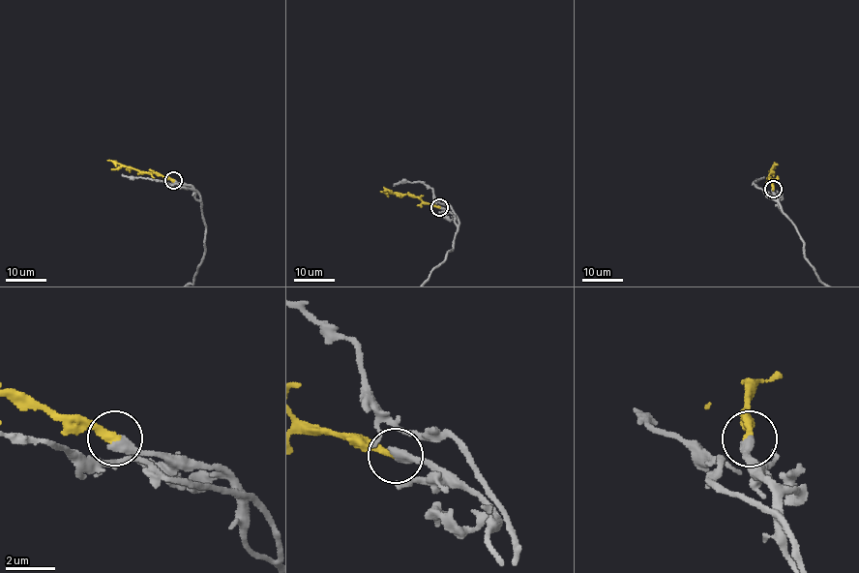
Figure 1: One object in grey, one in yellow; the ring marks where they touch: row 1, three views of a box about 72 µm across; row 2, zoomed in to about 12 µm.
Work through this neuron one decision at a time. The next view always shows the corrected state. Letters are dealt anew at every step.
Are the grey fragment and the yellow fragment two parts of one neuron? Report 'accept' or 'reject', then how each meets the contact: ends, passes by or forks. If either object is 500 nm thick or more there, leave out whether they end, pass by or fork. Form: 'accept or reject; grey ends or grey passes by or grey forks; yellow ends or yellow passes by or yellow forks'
accept; grey passes by; yellow ends

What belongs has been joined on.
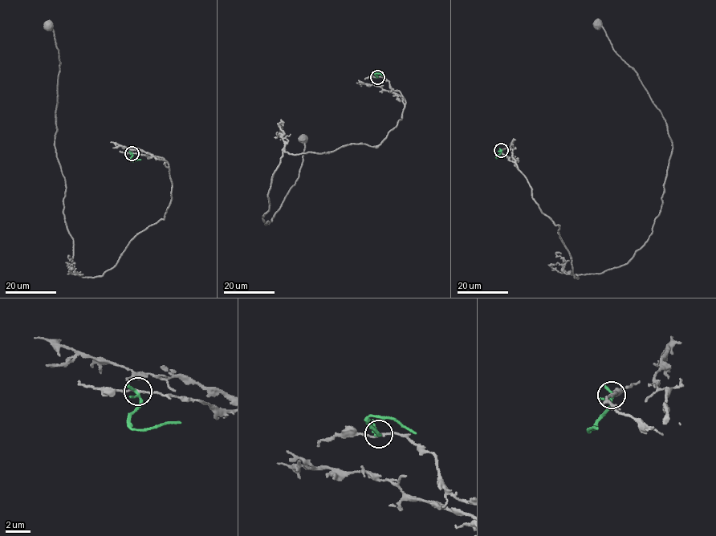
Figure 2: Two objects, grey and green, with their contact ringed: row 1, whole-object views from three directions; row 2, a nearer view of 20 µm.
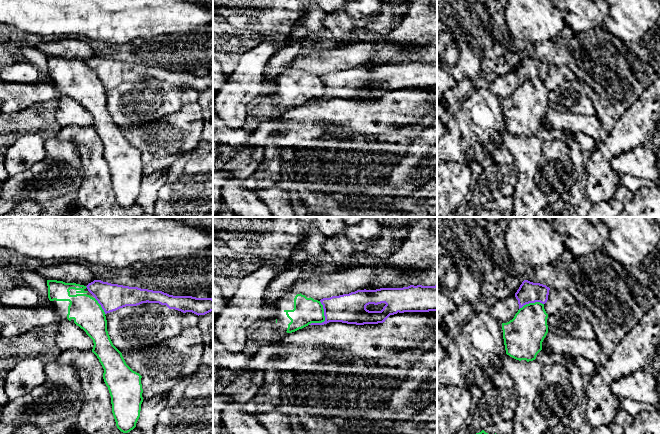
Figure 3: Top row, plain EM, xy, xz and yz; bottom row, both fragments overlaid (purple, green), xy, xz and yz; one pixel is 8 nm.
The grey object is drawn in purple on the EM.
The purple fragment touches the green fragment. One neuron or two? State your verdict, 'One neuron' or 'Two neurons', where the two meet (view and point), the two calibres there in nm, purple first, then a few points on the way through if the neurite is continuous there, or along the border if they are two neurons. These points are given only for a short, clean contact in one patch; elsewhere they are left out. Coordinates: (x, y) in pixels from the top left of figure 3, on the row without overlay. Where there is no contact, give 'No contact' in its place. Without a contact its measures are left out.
Two neurons. Touches purple at xz (325, 95). Thickness 240 nm (purple) against 200 nm. Boundary: xz (319, 77), (322, 81), (324, 96), (308, 100)

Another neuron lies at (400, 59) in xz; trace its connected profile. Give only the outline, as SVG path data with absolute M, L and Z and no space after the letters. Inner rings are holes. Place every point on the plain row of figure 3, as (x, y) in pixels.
M398 56L386 61L383 61L380 58L371 58L366 66L376 66L380 64L403 64L408 62L410 62L410 60L406 56Z

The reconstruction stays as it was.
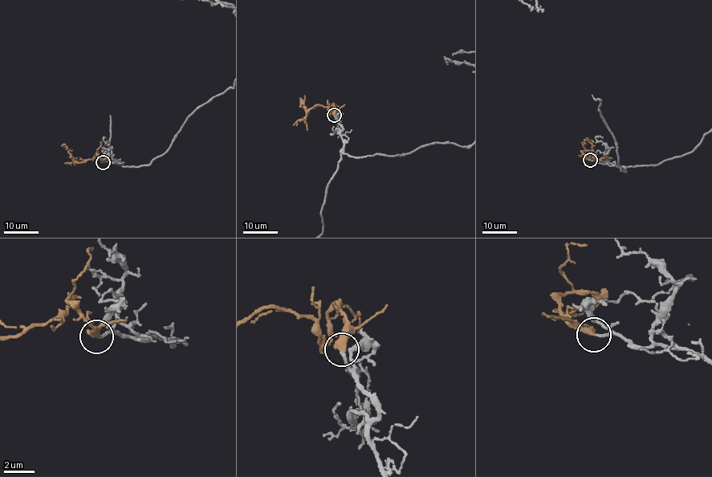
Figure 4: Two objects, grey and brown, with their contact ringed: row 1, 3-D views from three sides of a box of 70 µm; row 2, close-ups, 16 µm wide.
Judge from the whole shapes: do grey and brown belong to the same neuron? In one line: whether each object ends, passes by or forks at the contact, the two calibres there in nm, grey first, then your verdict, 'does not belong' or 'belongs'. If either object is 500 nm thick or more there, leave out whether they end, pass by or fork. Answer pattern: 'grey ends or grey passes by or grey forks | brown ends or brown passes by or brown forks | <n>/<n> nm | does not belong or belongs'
grey ends | brown ends | 180/480 nm | belongs

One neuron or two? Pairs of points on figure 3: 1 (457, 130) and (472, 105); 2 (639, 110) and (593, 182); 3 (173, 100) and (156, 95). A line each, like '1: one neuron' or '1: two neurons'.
1: one neuron
2: one neuron
3: one neuron

